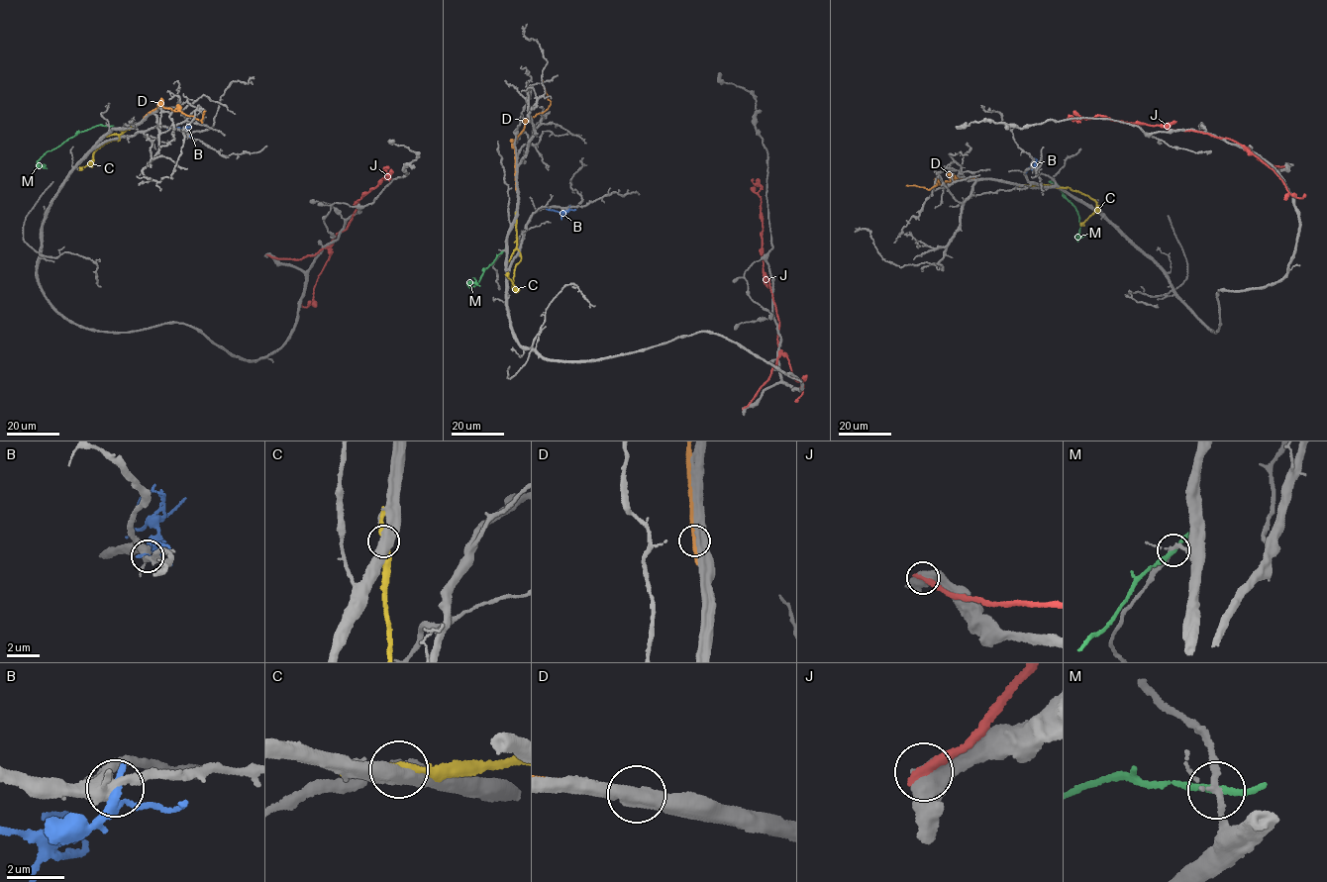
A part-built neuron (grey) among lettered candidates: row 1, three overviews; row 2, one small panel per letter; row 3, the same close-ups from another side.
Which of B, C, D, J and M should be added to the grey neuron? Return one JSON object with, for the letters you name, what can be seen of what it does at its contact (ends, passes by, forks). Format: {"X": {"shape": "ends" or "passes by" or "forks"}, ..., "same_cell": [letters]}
{"same_cell": []}

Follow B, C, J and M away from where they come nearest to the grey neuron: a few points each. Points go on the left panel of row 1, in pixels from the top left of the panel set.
B: (188, 136), (183, 129), (166, 128)
C: (131, 127), (119, 135), (118, 141), (108, 142), (94, 151), (93, 159), (81, 169)
J: (267, 254), (300, 258), (325, 247), (348, 226), (357, 201), (384, 177), (389, 177), (386, 171)
M: (109, 126), (92, 127), (49, 150), (37, 162), (44, 164)

